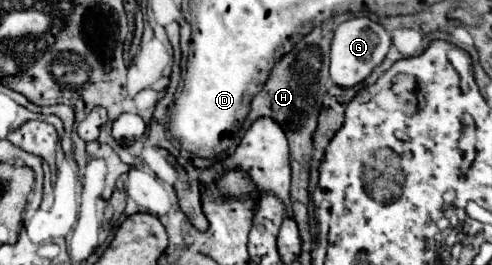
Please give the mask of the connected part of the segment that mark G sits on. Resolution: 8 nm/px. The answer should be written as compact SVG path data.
M357 16L345 20L337 26L333 42L331 42L331 78L337 86L349 88L363 82L375 66L379 66L389 52L391 34L379 24L371 22L369 16Z

